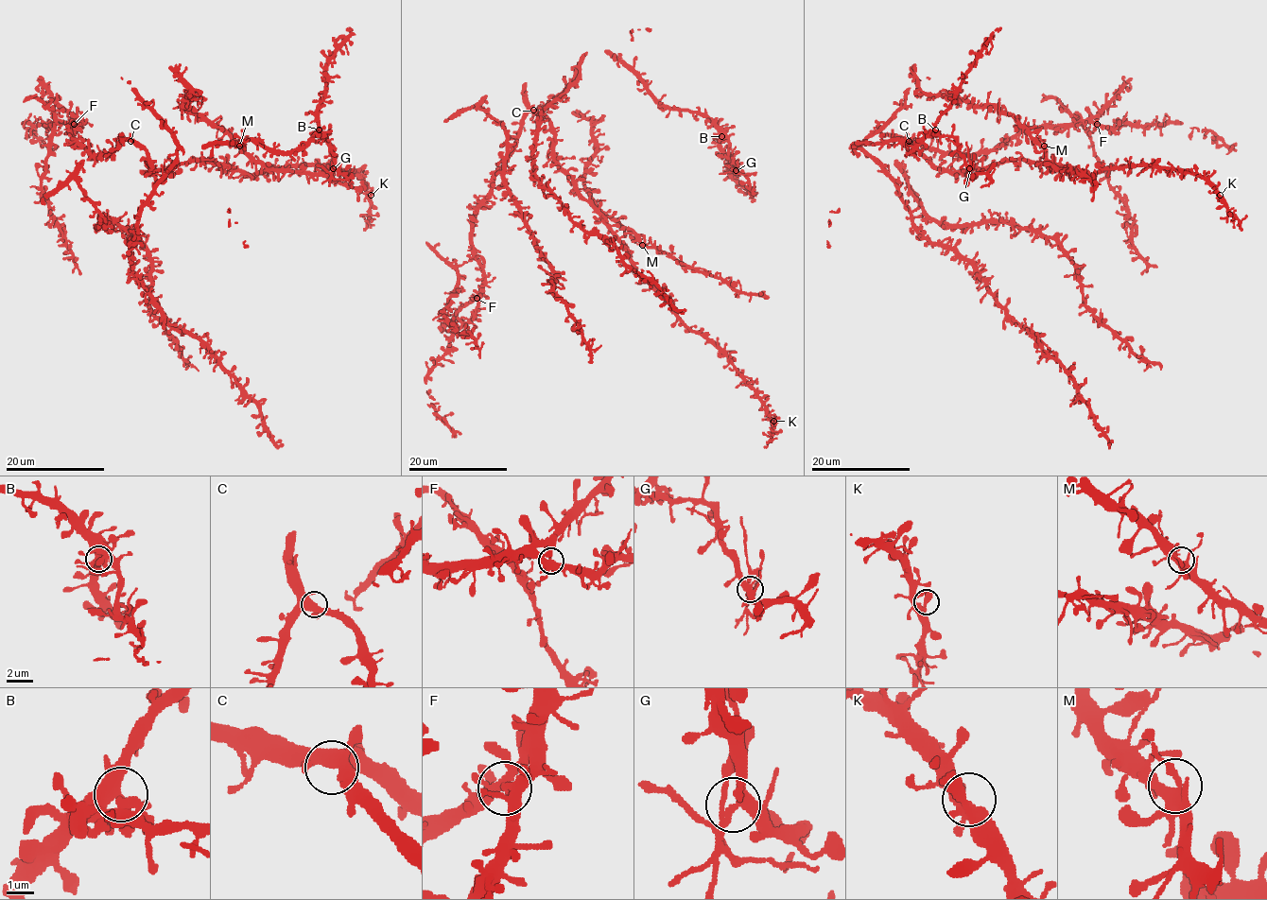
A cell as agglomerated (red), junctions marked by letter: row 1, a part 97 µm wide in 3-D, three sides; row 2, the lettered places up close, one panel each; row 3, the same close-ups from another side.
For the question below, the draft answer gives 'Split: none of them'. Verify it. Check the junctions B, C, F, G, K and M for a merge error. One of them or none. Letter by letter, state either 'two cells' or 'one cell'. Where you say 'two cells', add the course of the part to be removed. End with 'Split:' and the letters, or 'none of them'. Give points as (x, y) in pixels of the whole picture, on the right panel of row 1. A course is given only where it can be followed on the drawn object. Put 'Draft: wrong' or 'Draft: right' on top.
Draft: wrong
B: one cell
C: one cell
F: one cell
G: two cells | (969, 169), (965, 142)
K: one cell
M: one cell
Split: G

